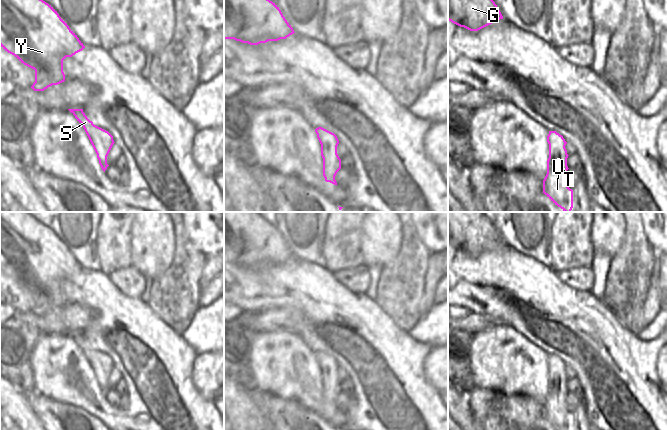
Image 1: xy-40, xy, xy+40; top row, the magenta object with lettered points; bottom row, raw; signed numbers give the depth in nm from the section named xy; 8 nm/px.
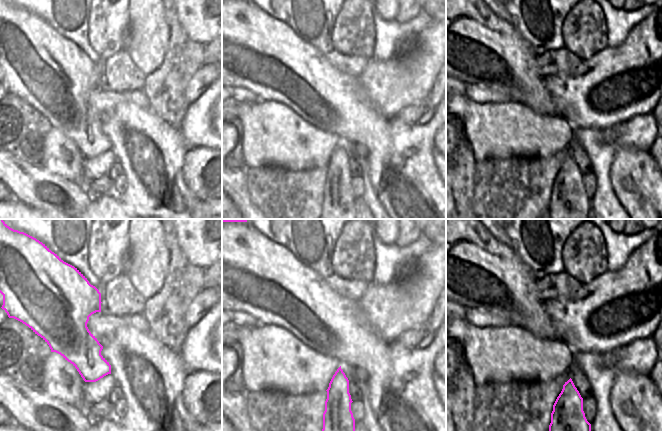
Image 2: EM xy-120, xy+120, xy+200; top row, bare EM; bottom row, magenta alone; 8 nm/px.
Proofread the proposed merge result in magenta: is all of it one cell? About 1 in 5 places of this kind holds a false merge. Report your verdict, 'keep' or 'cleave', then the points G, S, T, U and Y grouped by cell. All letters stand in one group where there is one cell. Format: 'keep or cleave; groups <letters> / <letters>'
keep; groups G S T U Y

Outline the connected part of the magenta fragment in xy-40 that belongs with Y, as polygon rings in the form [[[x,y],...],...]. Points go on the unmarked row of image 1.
[[[0,212],[0,270],[35,294],[34,315],[64,306],[63,284],[85,272],[57,235],[28,212]]]

